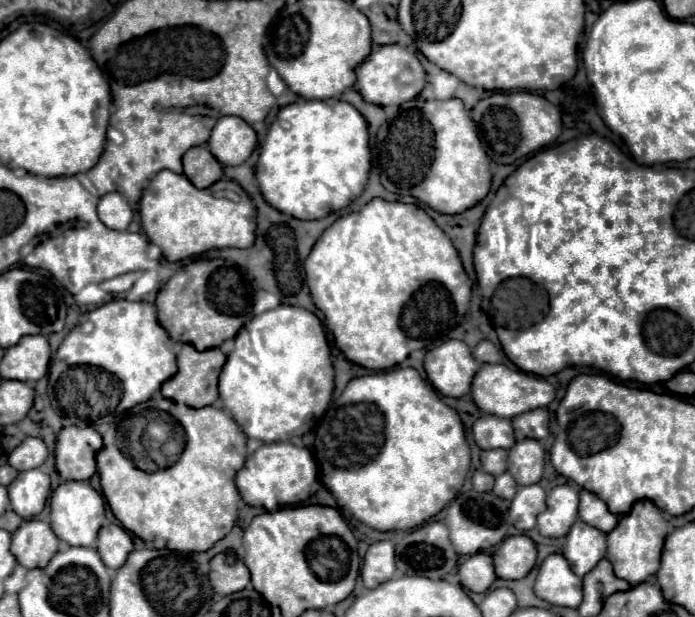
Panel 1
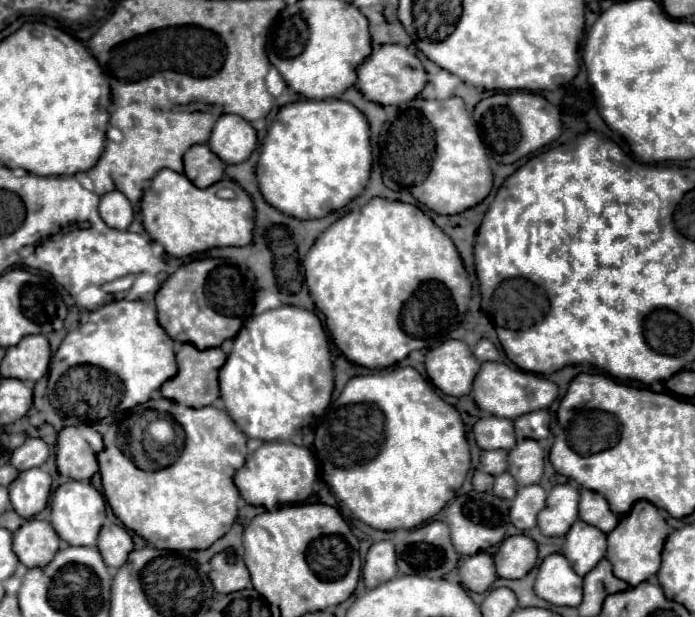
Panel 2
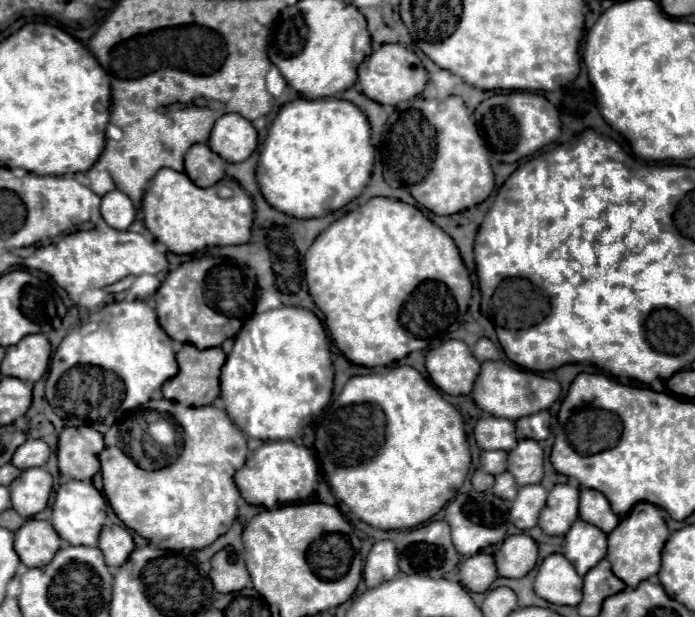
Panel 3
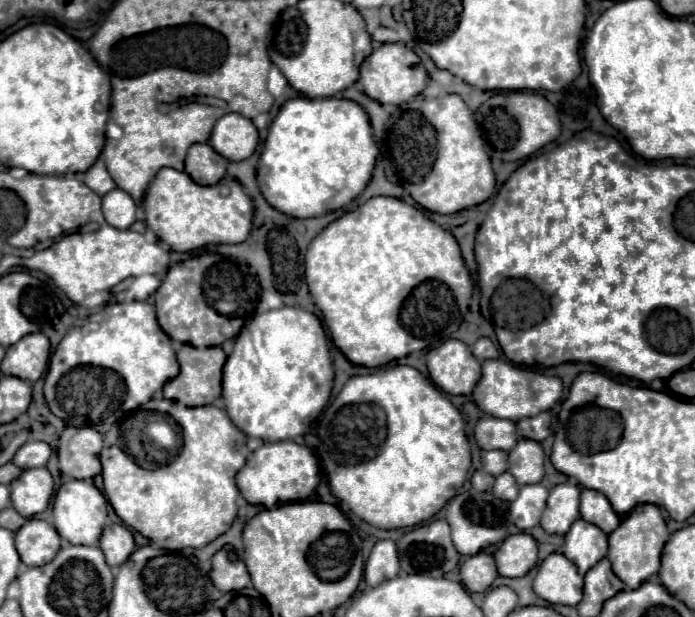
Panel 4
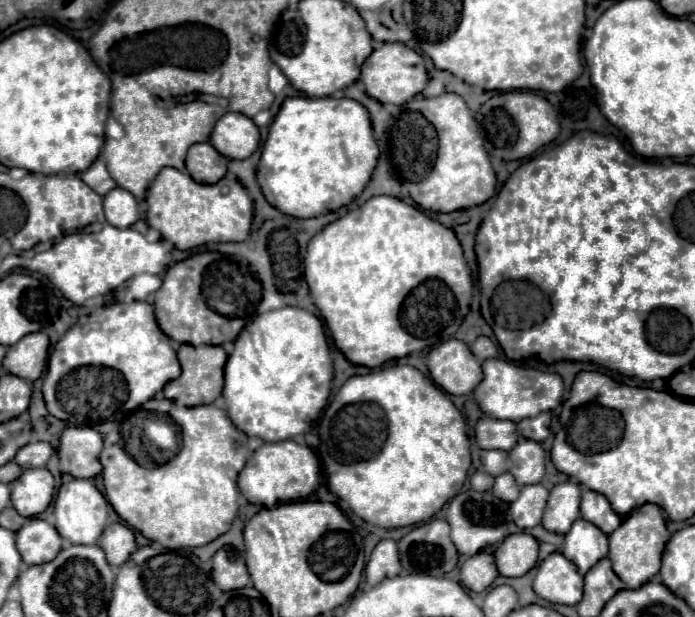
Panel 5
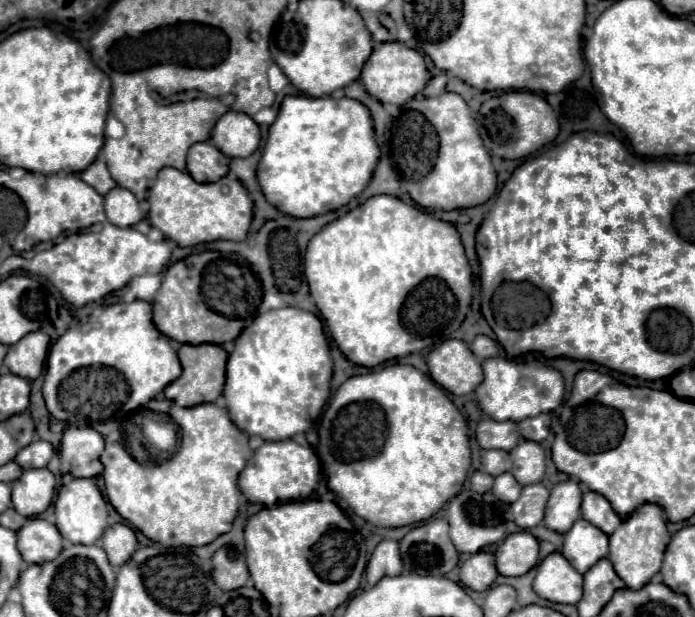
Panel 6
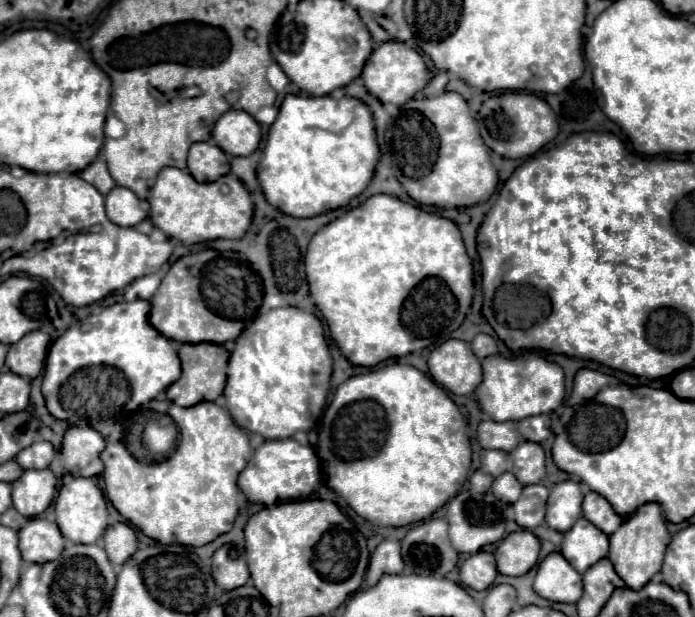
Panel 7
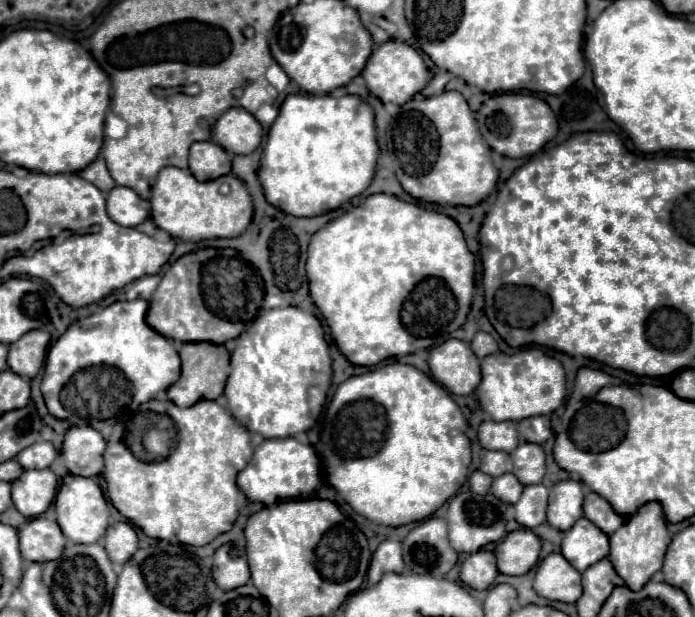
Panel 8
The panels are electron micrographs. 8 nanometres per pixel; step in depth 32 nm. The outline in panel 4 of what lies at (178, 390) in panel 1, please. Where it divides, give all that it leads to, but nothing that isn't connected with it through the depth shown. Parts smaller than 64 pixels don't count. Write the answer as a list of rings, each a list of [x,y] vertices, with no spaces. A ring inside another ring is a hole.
[[[184,344],[178,350],[178,362],[180,362],[180,374],[176,378],[172,378],[168,384],[164,384],[164,396],[168,400],[176,400],[184,406],[212,404],[222,392],[222,366],[226,362],[224,350],[220,346],[194,348],[190,344]]]

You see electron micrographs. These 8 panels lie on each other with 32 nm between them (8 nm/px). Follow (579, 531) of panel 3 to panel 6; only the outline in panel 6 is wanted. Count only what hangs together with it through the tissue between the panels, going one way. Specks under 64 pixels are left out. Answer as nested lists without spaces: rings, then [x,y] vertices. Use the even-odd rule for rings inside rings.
[[[578,520],[564,534],[562,554],[580,574],[584,574],[608,554],[608,536],[588,520]]]

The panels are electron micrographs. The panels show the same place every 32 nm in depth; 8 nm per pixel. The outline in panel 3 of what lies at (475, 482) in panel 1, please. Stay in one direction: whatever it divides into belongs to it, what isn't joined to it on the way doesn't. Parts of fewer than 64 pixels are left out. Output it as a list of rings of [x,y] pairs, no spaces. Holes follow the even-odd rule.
[[[476,470],[476,472],[474,472],[474,476],[472,476],[472,486],[474,486],[476,492],[486,492],[486,490],[492,488],[492,484],[494,484],[494,476],[492,476],[492,474],[486,474],[486,472],[482,472],[482,470]]]

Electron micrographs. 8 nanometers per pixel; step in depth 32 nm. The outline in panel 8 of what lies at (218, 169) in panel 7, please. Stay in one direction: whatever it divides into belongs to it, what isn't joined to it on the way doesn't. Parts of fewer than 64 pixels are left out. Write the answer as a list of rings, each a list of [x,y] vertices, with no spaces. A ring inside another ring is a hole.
[[[194,142],[190,146],[190,172],[196,180],[216,180],[232,170],[232,156],[216,142]]]

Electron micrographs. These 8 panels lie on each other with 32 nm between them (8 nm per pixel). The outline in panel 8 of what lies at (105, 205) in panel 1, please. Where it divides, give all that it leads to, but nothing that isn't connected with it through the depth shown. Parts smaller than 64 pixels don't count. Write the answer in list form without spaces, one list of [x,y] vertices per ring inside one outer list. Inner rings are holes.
[[[114,186],[108,192],[106,206],[108,216],[120,226],[138,226],[150,216],[150,212],[142,204],[142,198],[126,186]]]

